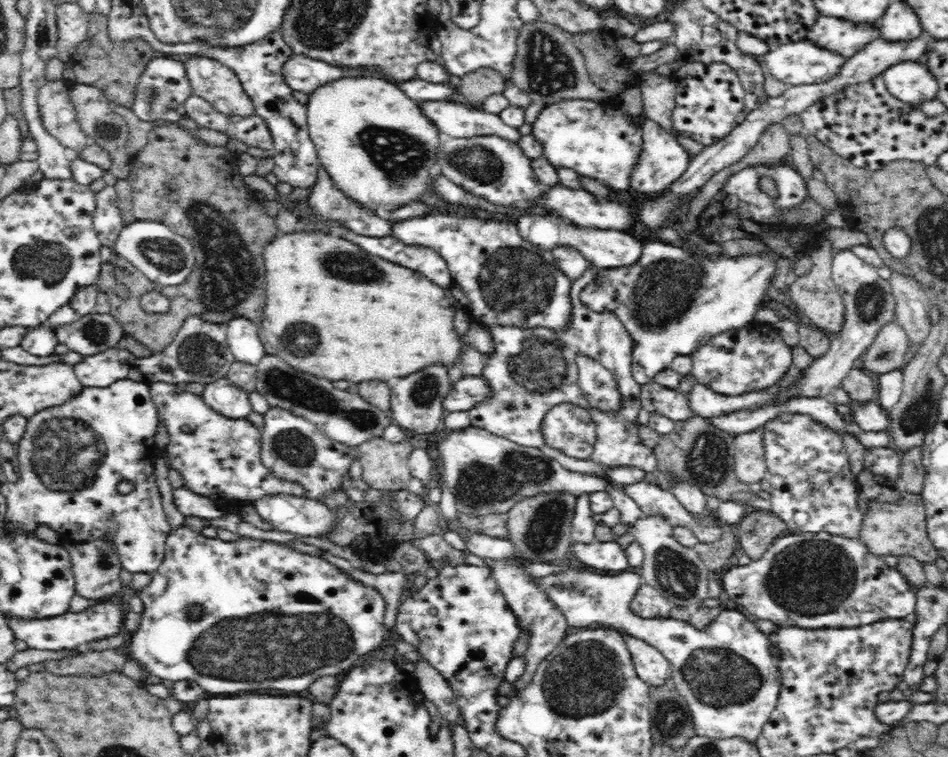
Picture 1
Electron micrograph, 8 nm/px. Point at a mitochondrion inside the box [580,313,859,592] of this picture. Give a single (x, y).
(707, 458)

